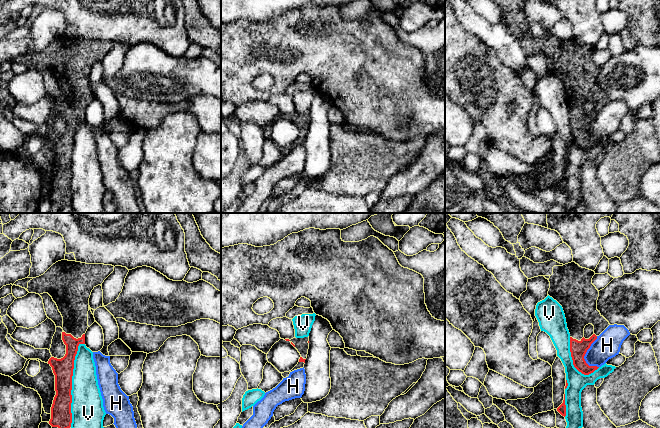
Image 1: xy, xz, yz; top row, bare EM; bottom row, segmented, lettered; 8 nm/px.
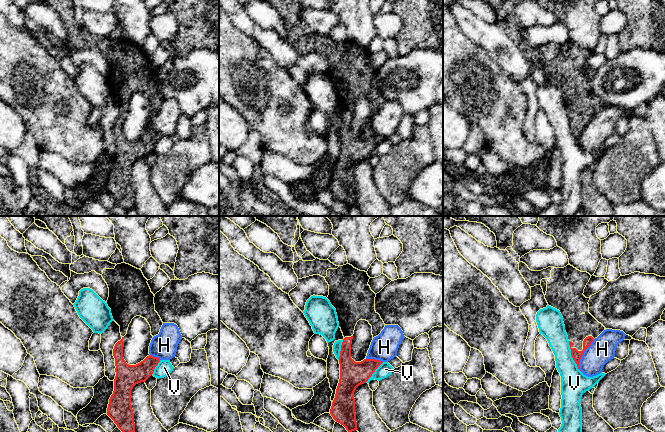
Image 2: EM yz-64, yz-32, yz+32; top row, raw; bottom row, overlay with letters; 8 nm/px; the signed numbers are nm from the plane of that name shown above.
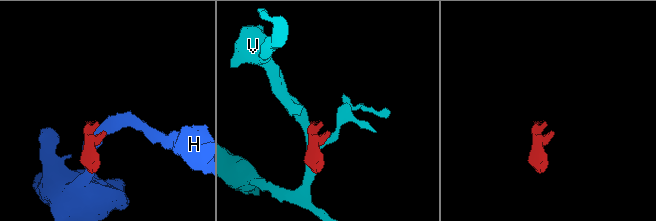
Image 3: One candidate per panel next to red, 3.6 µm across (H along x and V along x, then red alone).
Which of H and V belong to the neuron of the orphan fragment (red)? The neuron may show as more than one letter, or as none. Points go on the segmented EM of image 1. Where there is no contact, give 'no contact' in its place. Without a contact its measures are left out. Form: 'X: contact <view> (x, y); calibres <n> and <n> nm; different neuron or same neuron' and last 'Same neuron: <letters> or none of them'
H: contact yz (586, 351); calibres 140 and 200 nm; different neuron
V: contact xy (71, 383); calibres 160 and 260 nm; different neuron
Same neuron: none of them

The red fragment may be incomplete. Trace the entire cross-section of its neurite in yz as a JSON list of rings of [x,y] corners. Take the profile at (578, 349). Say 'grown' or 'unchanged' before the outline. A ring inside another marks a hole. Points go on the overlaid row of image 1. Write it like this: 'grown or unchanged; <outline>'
grown; [[[522,257],[520,259],[520,268],[528,279],[538,276],[550,277],[550,288],[548,295],[556,300],[563,308],[567,328],[570,333],[570,352],[573,365],[584,375],[593,373],[599,367],[589,366],[586,363],[584,356],[591,344],[610,325],[609,322],[597,310],[599,291],[592,284],[592,278],[595,275],[595,272],[586,268],[582,268],[573,261],[565,265],[554,260],[544,263],[534,263],[526,257]],[[588,324],[592,324],[594,326],[594,334],[589,339],[585,339],[584,328]]]

